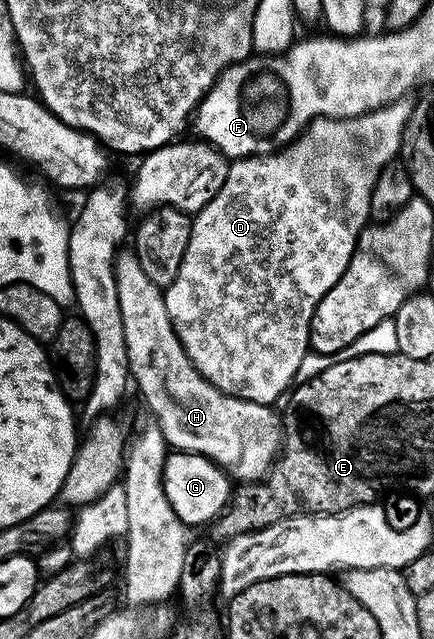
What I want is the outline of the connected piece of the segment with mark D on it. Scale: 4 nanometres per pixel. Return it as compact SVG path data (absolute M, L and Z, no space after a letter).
M408 101L389 103L386 107L378 107L375 111L367 111L353 119L315 118L297 139L283 146L271 155L250 155L246 159L234 159L229 162L226 181L222 181L222 189L214 193L214 197L201 211L195 212L190 229L190 241L186 245L186 257L182 257L182 265L178 269L178 277L168 287L163 288L166 301L166 313L170 313L170 321L174 325L176 335L184 352L188 354L188 362L196 367L220 391L246 401L275 404L280 394L293 386L296 374L304 363L304 354L309 354L308 334L310 321L314 317L314 309L318 301L346 273L346 265L350 265L350 257L356 248L360 232L370 223L370 193L374 181L378 181L380 170L397 158L402 147L404 127L412 112L413 104Z

